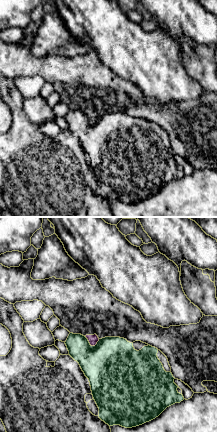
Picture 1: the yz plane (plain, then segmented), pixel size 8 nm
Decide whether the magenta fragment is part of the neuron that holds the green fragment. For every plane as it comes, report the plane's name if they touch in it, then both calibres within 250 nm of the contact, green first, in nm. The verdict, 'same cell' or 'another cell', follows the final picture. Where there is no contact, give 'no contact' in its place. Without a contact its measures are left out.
contact in yz; calibres 440 and 80 nm

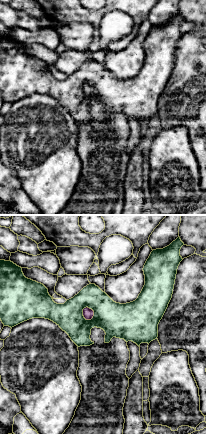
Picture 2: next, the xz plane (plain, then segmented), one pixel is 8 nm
contact in xz; calibres 280 and 90 nm

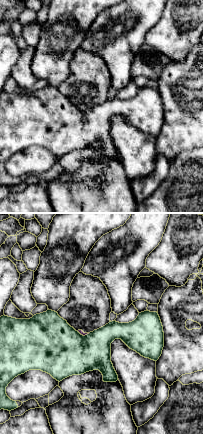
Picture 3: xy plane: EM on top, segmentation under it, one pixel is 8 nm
contact in xy; calibres 440 and 40 nm

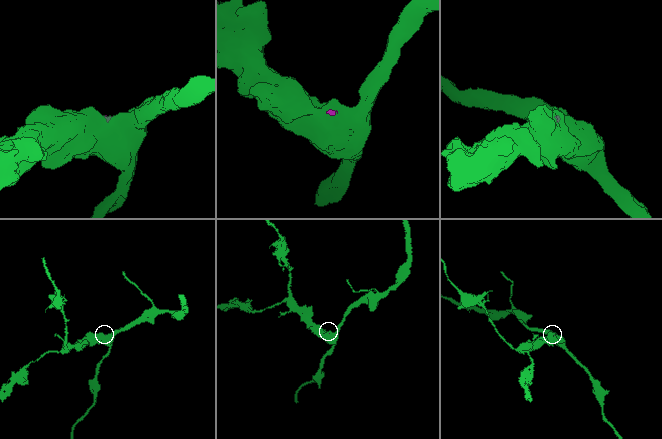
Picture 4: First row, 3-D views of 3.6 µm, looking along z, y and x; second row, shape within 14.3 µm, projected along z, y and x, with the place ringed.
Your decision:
another cell

